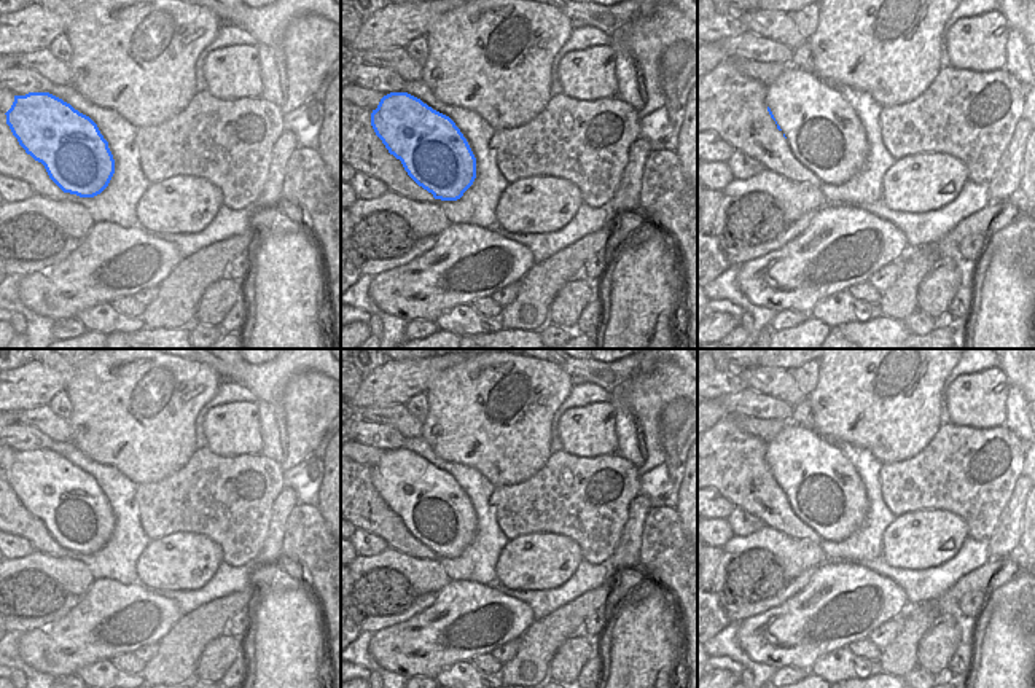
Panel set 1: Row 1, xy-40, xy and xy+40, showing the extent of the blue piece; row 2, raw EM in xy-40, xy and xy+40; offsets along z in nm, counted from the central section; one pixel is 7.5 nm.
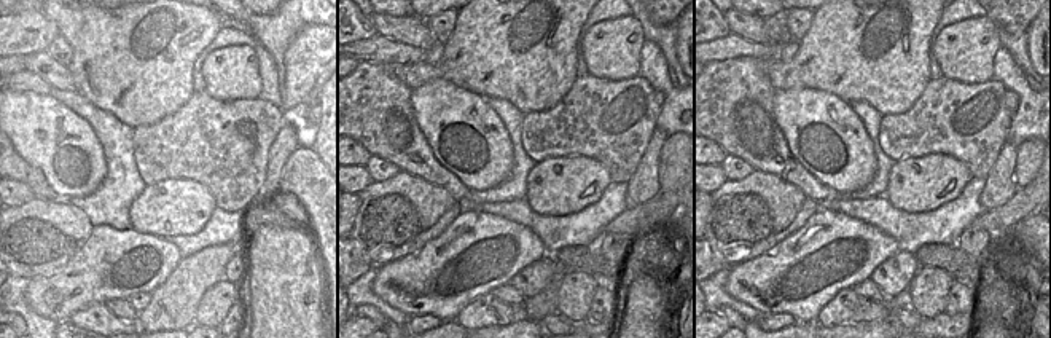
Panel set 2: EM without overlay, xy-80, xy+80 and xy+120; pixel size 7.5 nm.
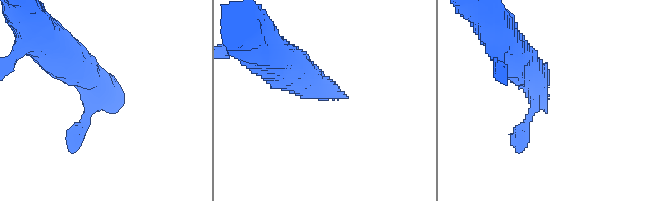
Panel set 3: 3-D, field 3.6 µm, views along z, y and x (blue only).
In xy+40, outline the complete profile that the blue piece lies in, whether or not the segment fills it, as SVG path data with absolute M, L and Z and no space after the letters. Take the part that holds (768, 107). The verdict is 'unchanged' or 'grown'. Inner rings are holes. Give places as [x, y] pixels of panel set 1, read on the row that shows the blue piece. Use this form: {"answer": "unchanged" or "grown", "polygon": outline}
{"answer": "grown", "polygon": "M790 67L766 86L764 105L795 158L812 170L822 185L841 186L863 170L868 158L866 132L841 89Z"}

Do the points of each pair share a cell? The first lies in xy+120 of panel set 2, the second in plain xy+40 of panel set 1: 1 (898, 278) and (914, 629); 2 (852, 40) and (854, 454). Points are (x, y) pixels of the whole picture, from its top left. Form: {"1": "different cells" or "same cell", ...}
{"1": "different cells", "2": "different cells"}

